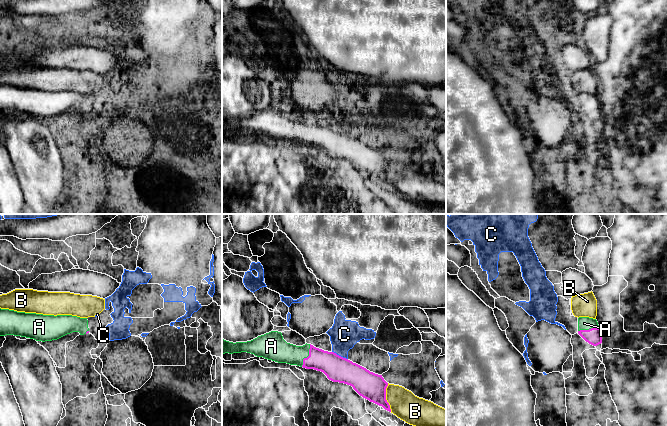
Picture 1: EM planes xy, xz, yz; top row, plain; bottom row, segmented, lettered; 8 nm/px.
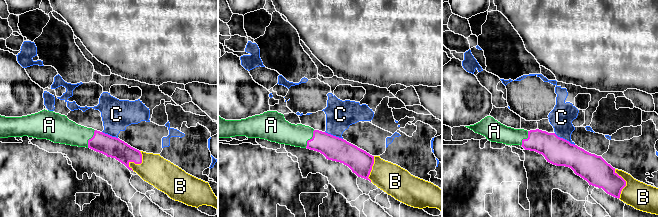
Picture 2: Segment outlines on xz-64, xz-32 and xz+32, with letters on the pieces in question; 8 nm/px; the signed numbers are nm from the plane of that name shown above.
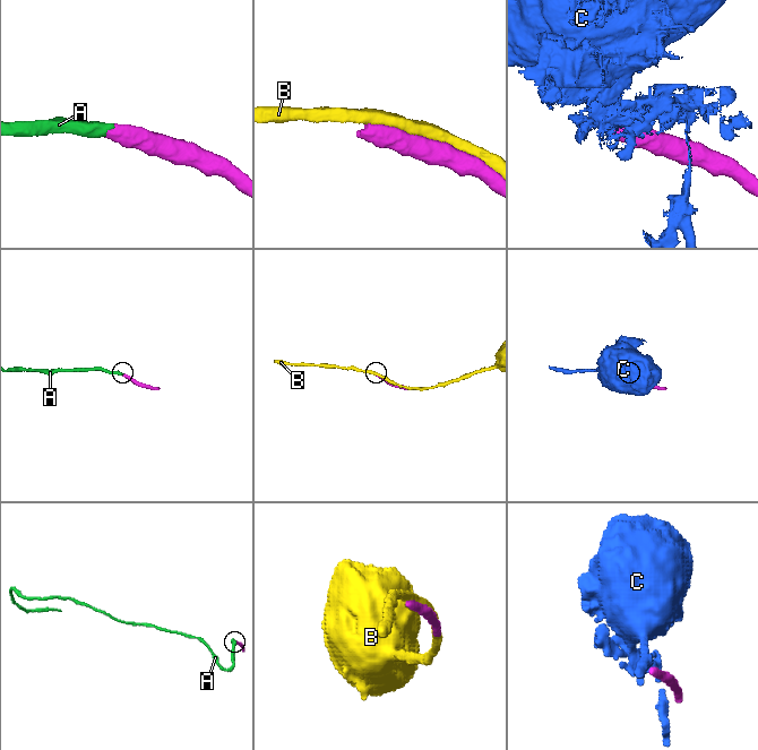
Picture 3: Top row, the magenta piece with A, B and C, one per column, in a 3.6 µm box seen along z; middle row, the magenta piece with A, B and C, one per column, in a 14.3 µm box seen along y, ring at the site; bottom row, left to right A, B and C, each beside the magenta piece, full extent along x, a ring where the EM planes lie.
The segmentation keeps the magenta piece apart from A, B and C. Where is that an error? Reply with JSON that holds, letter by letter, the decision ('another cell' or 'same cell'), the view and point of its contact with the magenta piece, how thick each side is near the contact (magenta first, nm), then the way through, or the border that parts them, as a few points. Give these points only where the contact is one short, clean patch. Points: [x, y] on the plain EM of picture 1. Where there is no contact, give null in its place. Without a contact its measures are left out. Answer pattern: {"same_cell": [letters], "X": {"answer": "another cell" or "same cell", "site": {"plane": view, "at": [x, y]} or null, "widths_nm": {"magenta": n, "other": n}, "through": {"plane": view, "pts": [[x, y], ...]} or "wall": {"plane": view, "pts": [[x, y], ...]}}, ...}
{"same_cell": ["A"], "A": {"answer": "same cell", "site": {"plane": "xz", "at": [308, 132]}, "widths_nm": {"magenta": 200, "other": 190}, "through": {"plane": "xz", "pts": [[336, 144], [328, 138], [308, 132], [293, 131], [278, 126]]}}, "B": {"answer": "another cell", "site": {"plane": "xz", "at": [385, 173]}, "widths_nm": {"magenta": 220, "other": 220}}, "C": {"answer": "another cell", "site": {"plane": "xz", "at": [340, 132]}, "widths_nm": {"magenta": 200, "other": 240}, "wall": {"plane": "xz", "pts": [[332, 127], [347, 135]]}}}

